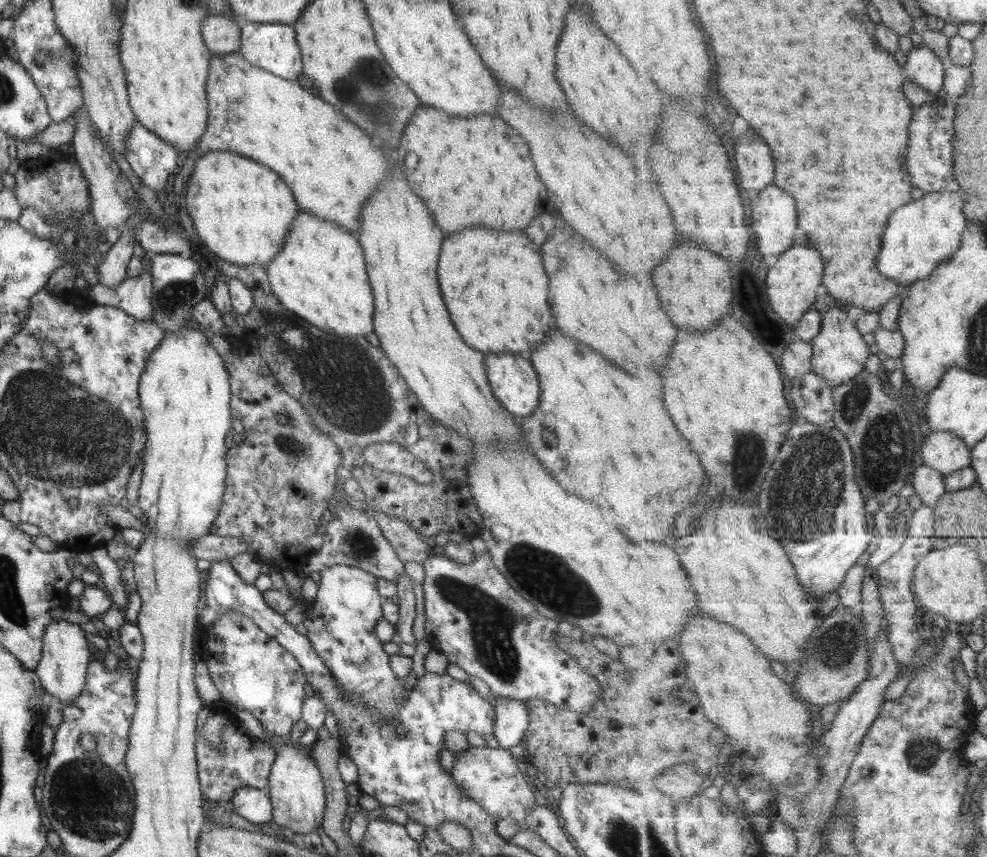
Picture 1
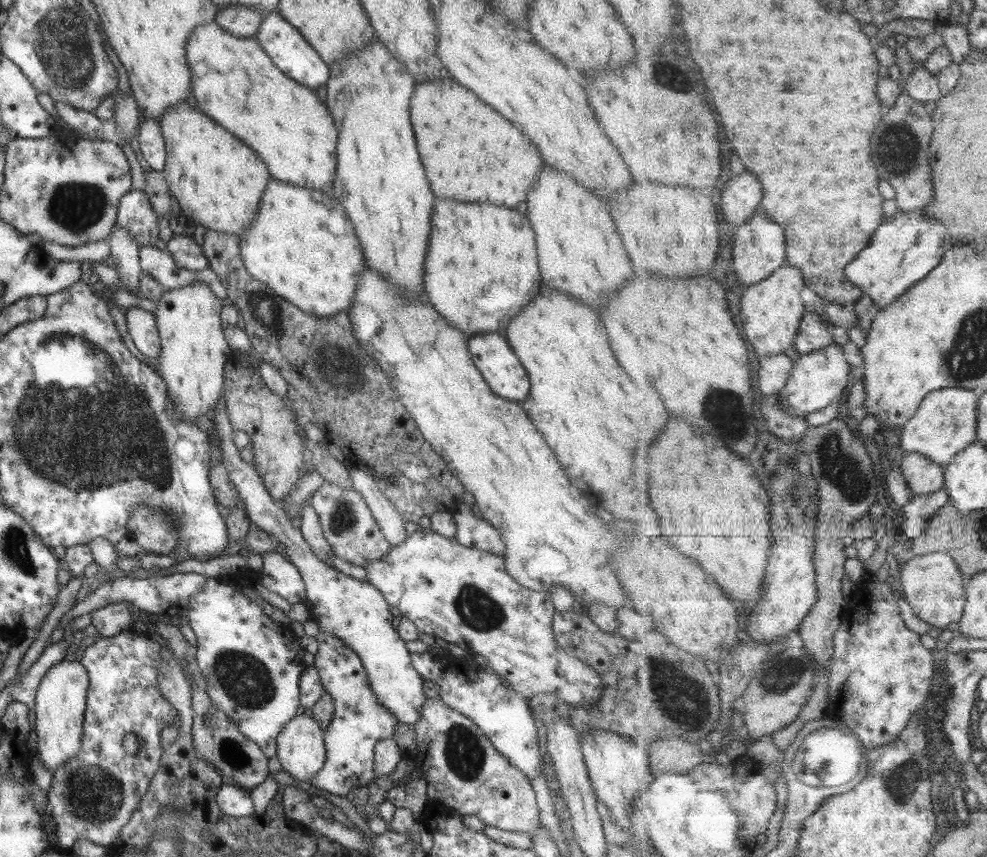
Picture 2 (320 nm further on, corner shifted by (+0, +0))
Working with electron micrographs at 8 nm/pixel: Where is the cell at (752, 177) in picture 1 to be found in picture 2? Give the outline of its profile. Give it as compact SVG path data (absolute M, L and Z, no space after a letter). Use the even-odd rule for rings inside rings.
M749 172L729 180L723 192L725 192L721 198L723 218L735 229L750 221L763 200L763 184Z

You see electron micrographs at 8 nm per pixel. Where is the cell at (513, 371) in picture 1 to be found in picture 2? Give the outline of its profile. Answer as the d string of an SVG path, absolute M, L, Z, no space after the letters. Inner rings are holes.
M502 333L475 334L467 340L467 352L487 386L499 397L521 403L529 390L529 379L518 358L513 354Z

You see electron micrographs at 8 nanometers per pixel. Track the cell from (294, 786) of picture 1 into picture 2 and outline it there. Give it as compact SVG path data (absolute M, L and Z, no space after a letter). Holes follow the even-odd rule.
M295 715L276 736L276 757L295 781L308 782L325 760L323 730L306 715Z

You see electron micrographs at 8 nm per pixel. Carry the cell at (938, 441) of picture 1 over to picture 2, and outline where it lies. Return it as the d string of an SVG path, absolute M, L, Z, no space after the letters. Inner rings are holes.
M905 452L899 467L915 496L944 488L946 467L920 452Z

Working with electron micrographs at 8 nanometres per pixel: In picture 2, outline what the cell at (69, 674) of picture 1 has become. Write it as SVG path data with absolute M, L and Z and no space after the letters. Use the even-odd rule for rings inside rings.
M61 660L49 667L35 694L34 723L36 750L41 766L52 775L58 766L73 758L82 743L82 723L85 721L87 673L79 661Z

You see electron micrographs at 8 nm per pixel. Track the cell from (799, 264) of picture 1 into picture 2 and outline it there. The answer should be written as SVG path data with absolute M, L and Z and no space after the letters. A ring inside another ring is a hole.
M787 263L769 278L748 285L744 289L740 302L740 320L745 330L745 340L753 346L756 357L775 356L795 346L801 321L809 310L808 306L803 305L803 298L801 298L801 290L805 286L807 282L804 279L804 271Z

